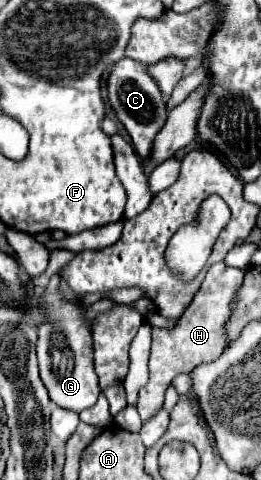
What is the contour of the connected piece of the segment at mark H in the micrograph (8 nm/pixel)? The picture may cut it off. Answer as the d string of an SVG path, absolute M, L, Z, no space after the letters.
M224 262L212 265L195 295L189 311L181 315L175 327L171 329L157 329L151 327L151 357L149 357L149 381L145 387L139 389L139 415L143 421L151 419L163 405L165 391L175 375L189 373L193 367L201 363L215 361L225 349L223 325L231 313L231 301L235 291L243 281L243 271L227 266Z

